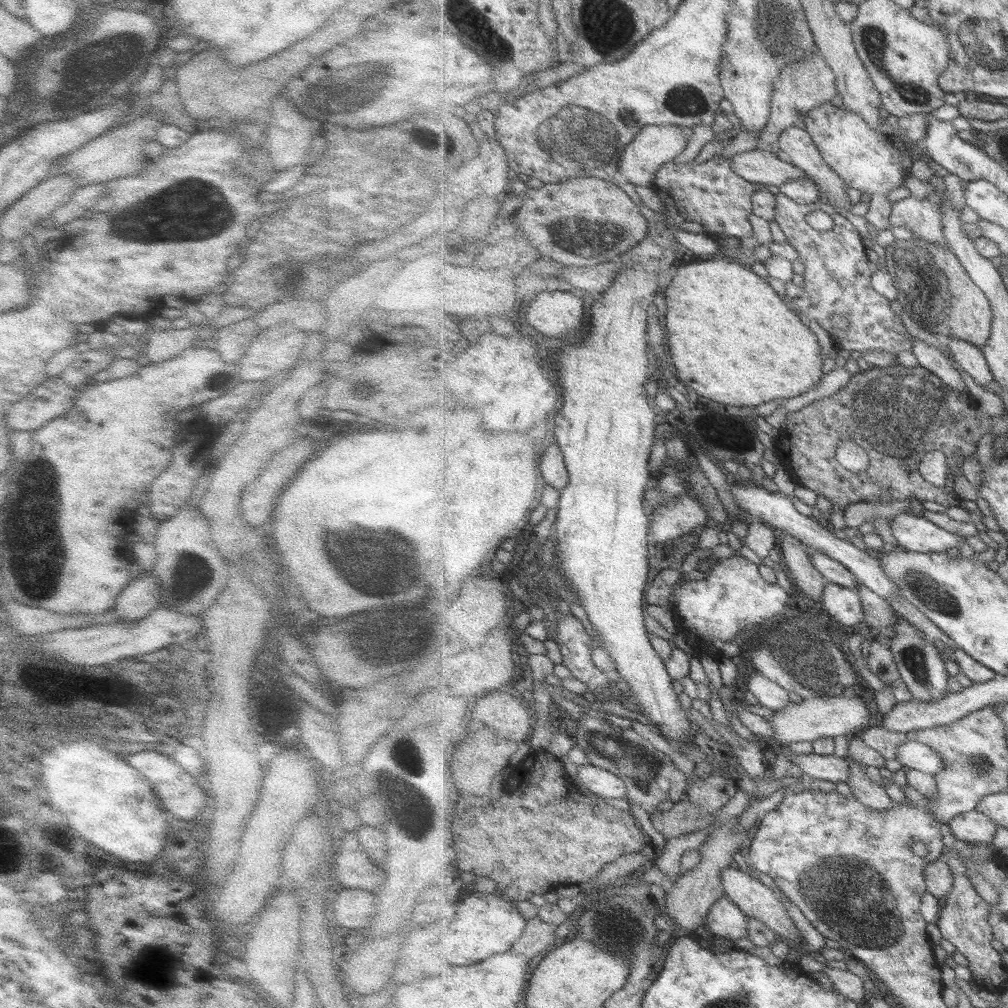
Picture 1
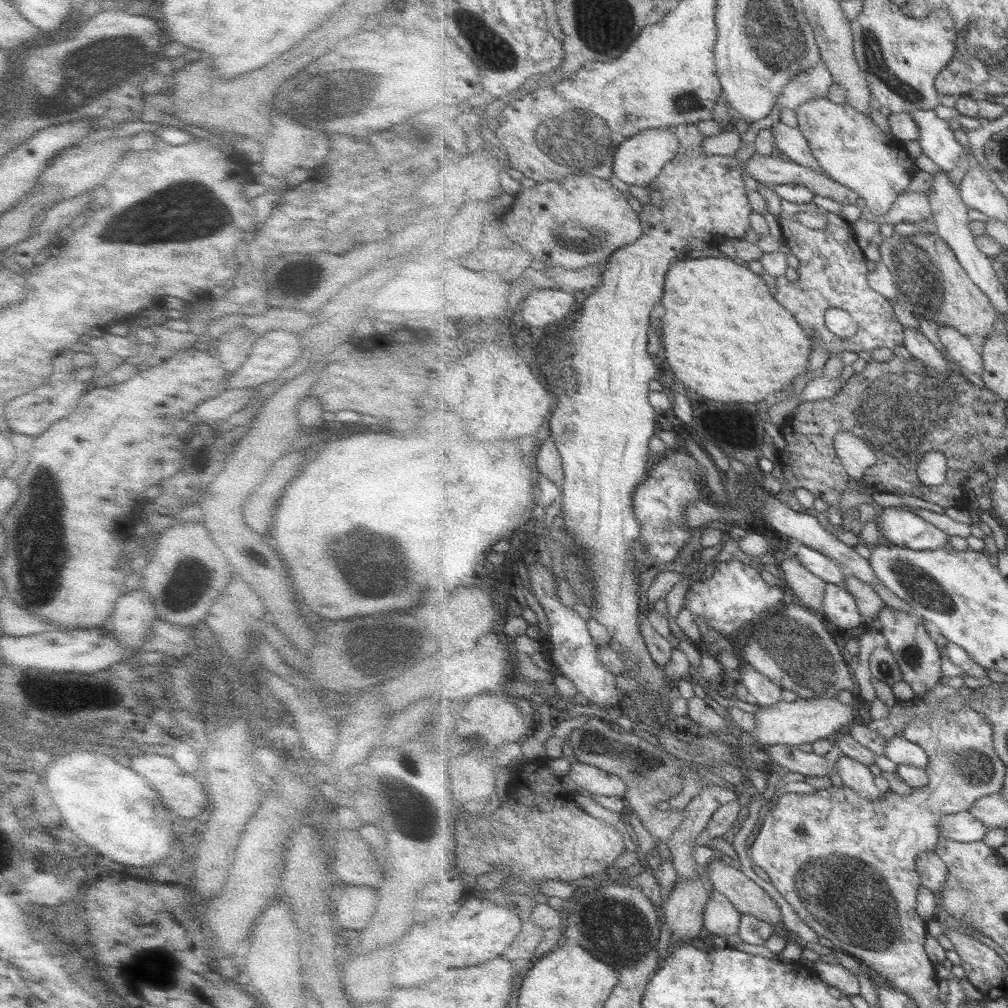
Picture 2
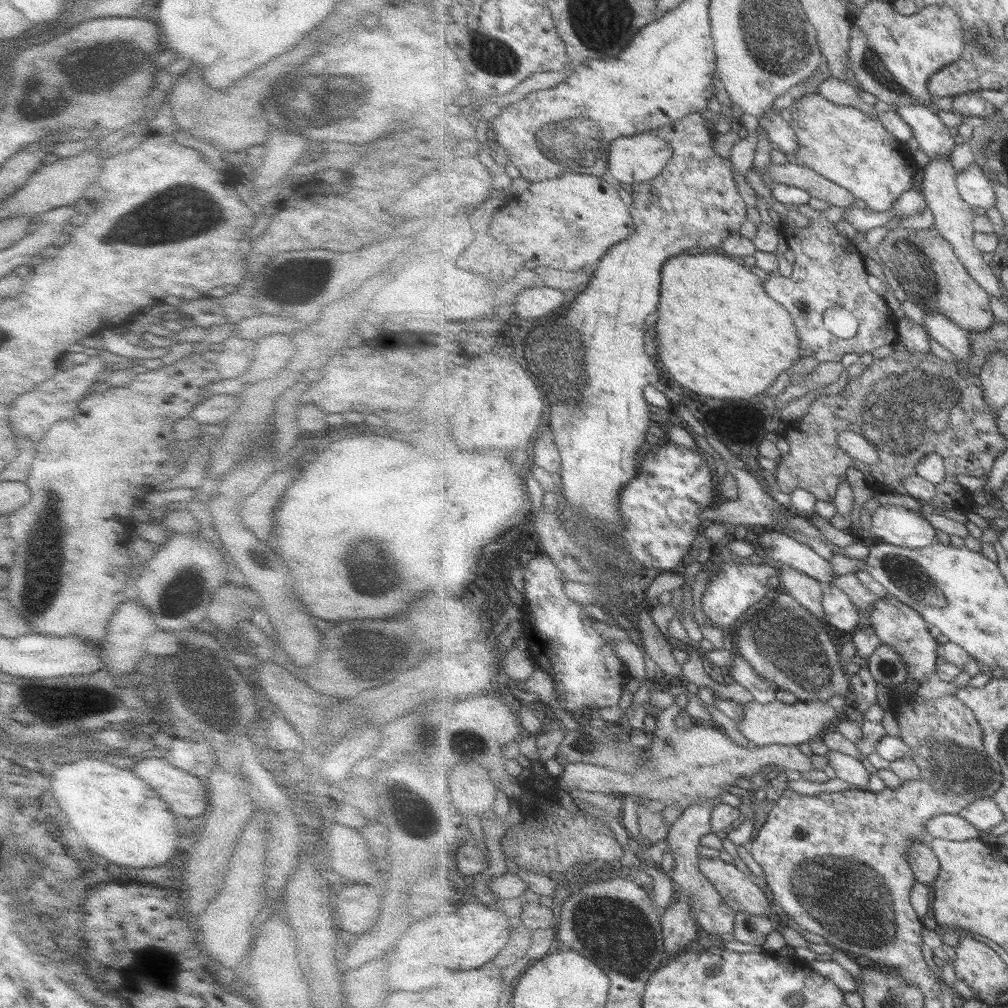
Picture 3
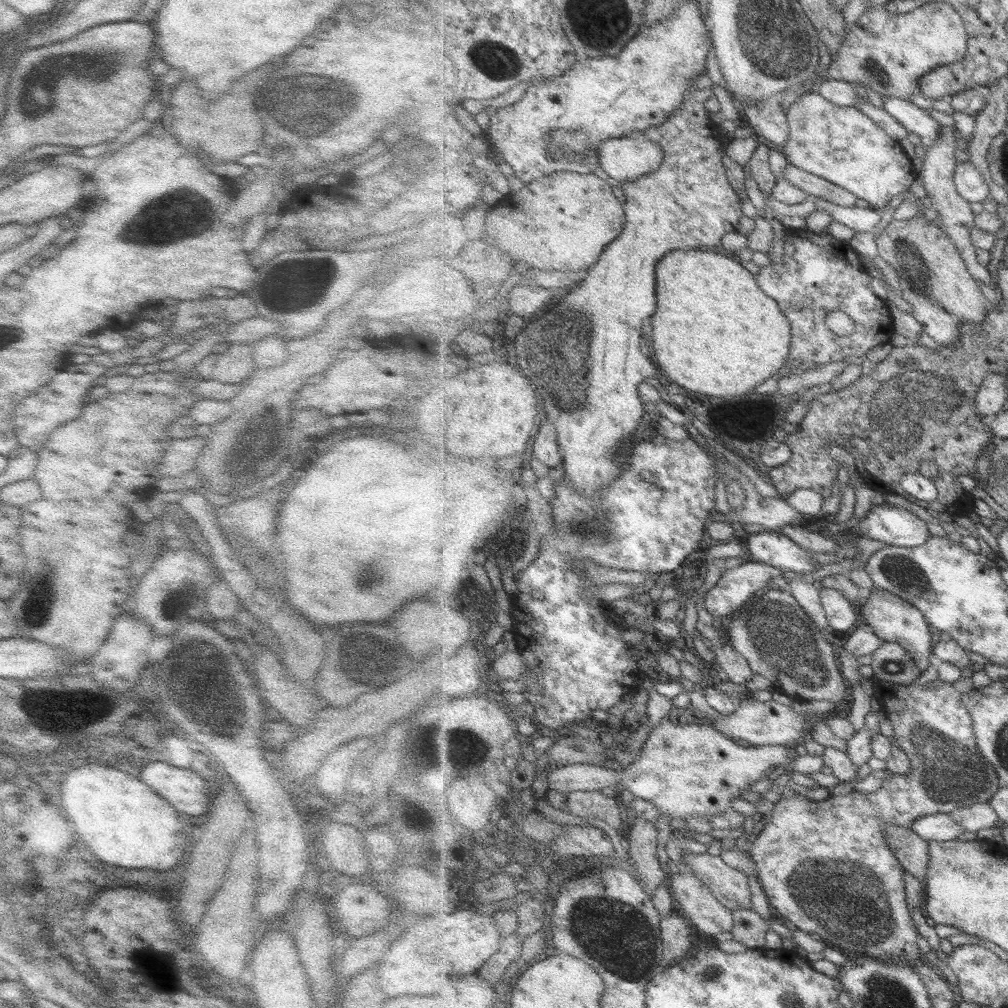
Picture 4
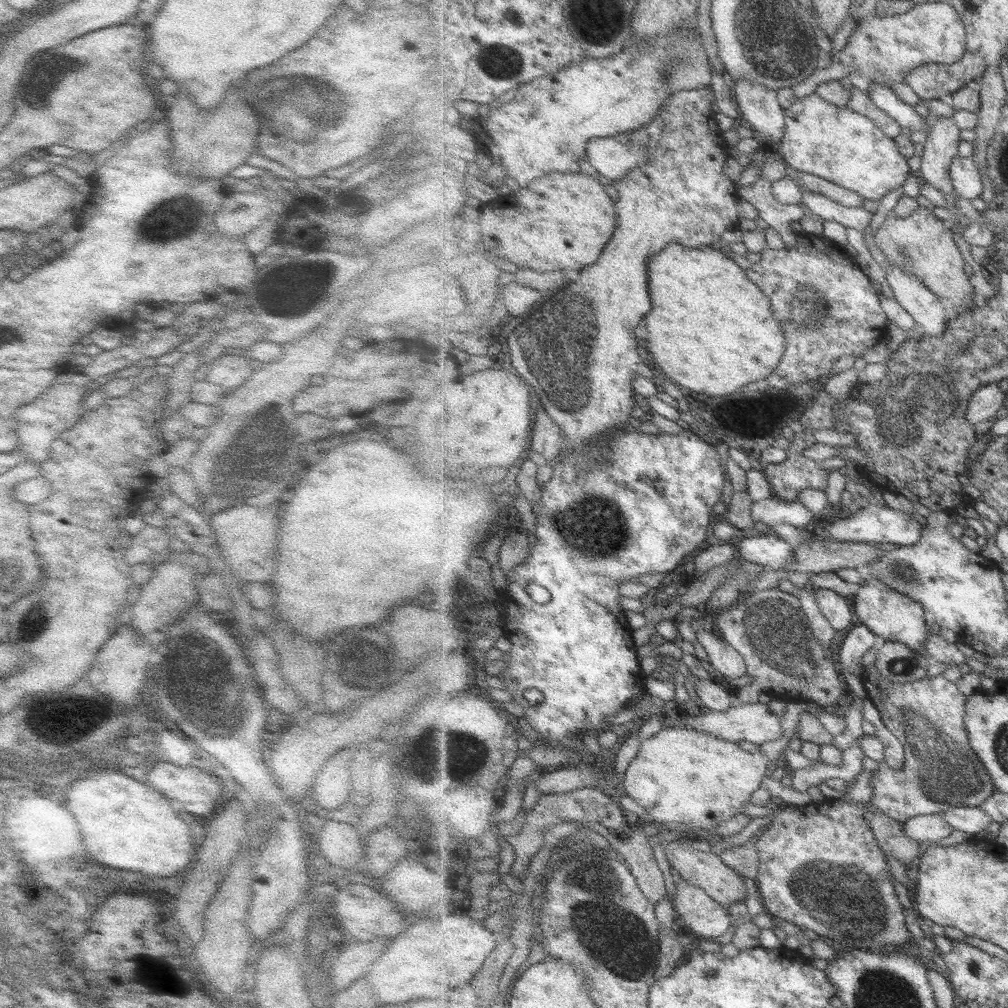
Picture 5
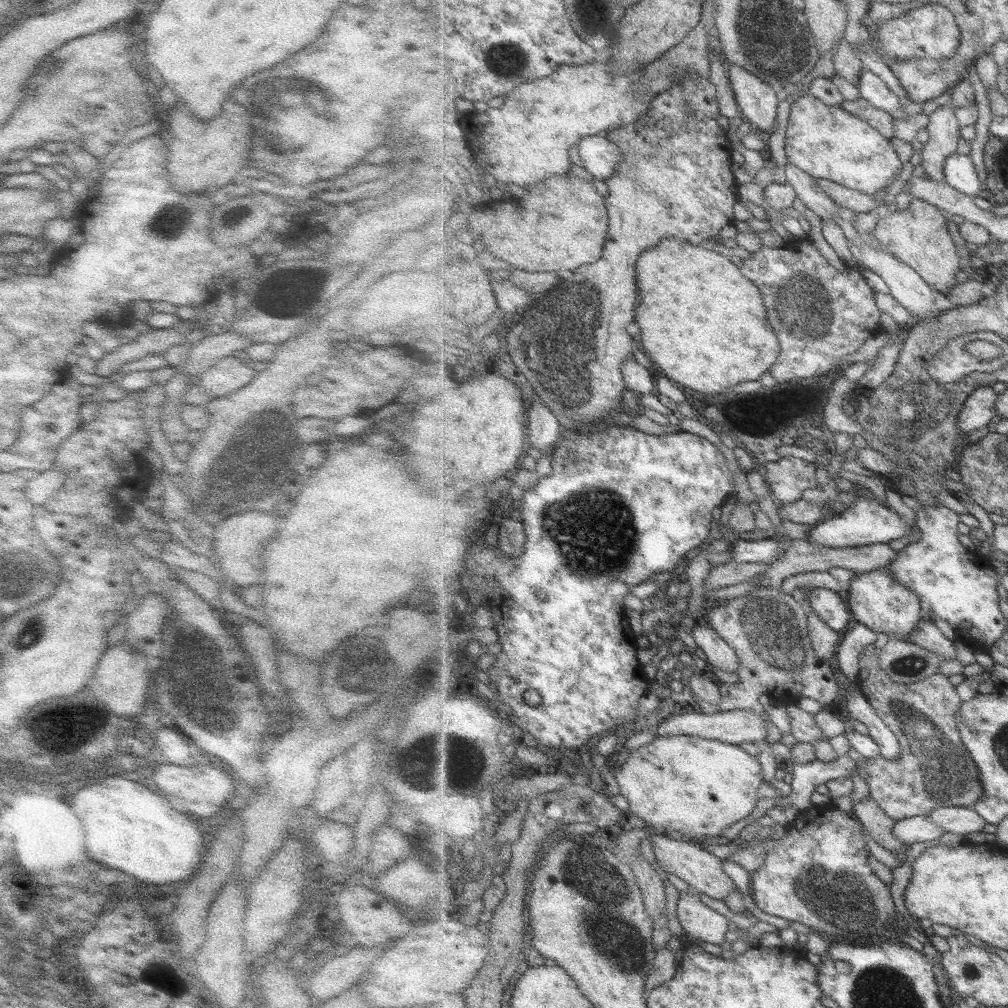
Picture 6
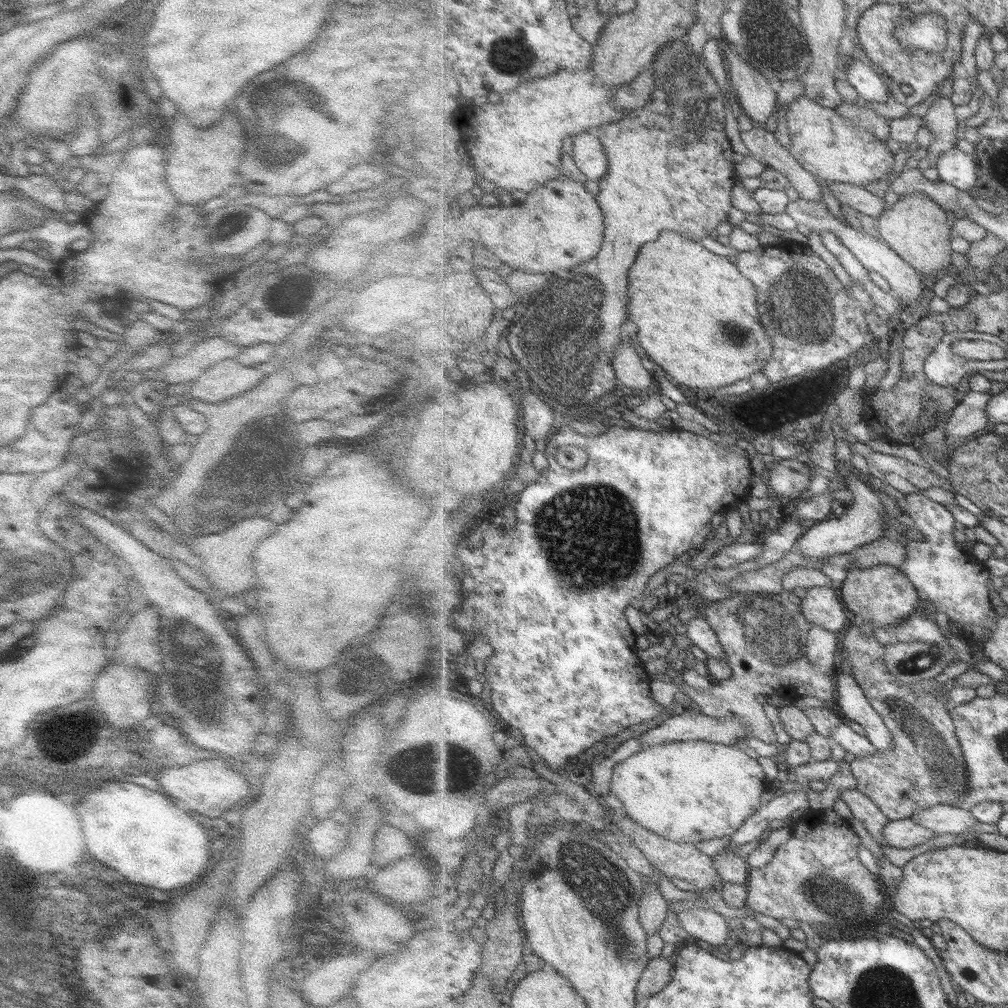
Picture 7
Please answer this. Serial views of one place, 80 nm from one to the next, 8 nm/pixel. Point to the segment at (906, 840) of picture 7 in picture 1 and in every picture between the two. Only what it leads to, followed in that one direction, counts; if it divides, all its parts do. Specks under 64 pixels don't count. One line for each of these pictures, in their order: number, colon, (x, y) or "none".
1: (976, 827)
2: (964, 827)
3: (949, 827)
4: (941, 827)
5: (934, 828)
6: (918, 828)

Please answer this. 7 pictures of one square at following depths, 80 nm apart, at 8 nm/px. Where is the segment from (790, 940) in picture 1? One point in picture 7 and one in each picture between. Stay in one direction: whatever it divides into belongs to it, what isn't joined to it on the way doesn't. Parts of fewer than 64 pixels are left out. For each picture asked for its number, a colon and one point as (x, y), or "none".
2: (746, 895)
3: (740, 892)
4: (731, 886)
5: (706, 869)
6: (702, 870)
7: (684, 861)

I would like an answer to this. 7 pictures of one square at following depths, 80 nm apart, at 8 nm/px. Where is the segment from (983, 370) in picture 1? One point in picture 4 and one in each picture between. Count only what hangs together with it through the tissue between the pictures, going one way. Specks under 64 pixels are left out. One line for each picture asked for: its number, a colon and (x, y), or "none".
2: (967, 351)
3: (942, 329)
4: (938, 323)

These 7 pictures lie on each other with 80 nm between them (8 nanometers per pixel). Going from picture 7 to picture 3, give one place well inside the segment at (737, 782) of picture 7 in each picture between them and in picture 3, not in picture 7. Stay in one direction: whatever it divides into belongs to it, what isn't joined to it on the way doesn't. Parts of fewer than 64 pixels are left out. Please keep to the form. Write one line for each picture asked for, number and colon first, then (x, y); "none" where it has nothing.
3: (695, 765)
4: (685, 770)
5: (680, 774)
6: (691, 787)

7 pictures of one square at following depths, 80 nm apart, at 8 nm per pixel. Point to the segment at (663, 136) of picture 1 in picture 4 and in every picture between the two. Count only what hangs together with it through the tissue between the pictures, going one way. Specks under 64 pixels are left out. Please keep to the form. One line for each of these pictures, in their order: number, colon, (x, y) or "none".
2: (638, 160)
3: (639, 158)
4: (624, 159)

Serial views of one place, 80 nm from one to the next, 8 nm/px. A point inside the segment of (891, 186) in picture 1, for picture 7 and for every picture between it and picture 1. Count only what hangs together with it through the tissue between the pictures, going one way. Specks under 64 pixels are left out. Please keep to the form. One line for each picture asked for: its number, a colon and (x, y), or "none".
2: (854, 151)
3: (842, 143)
4: (841, 144)
5: (833, 142)
6: (825, 141)
7: (833, 149)

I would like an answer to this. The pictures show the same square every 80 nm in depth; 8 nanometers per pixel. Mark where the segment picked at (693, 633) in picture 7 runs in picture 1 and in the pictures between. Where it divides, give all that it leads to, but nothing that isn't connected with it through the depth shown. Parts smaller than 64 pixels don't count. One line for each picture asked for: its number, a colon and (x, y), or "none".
1: (769, 694)
2: (766, 692)
3: (743, 673)
4: (736, 666)
5: (722, 656)
6: (719, 653)

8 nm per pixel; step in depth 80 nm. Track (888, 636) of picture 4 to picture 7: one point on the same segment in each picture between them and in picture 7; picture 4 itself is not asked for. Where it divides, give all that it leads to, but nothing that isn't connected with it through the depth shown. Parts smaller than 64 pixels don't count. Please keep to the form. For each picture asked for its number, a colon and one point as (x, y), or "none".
5: (892, 616)
6: (877, 600)
7: (883, 596)

